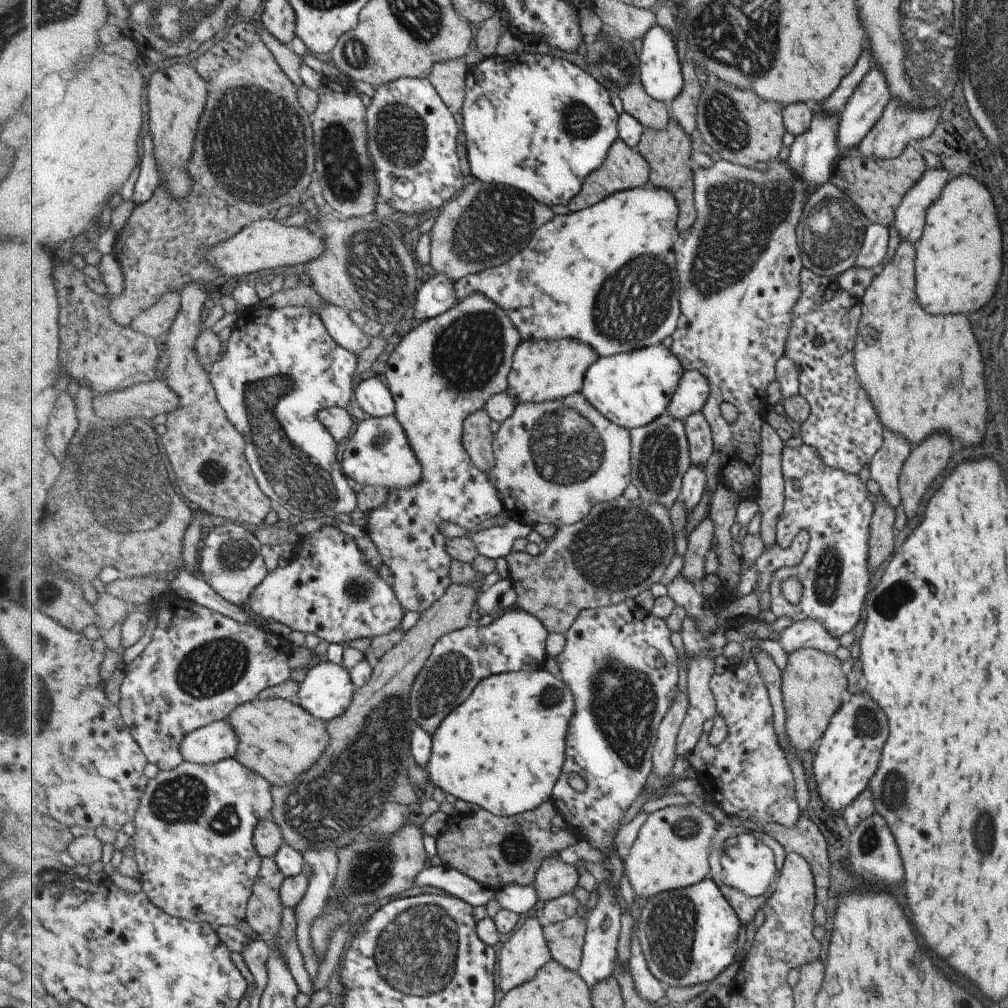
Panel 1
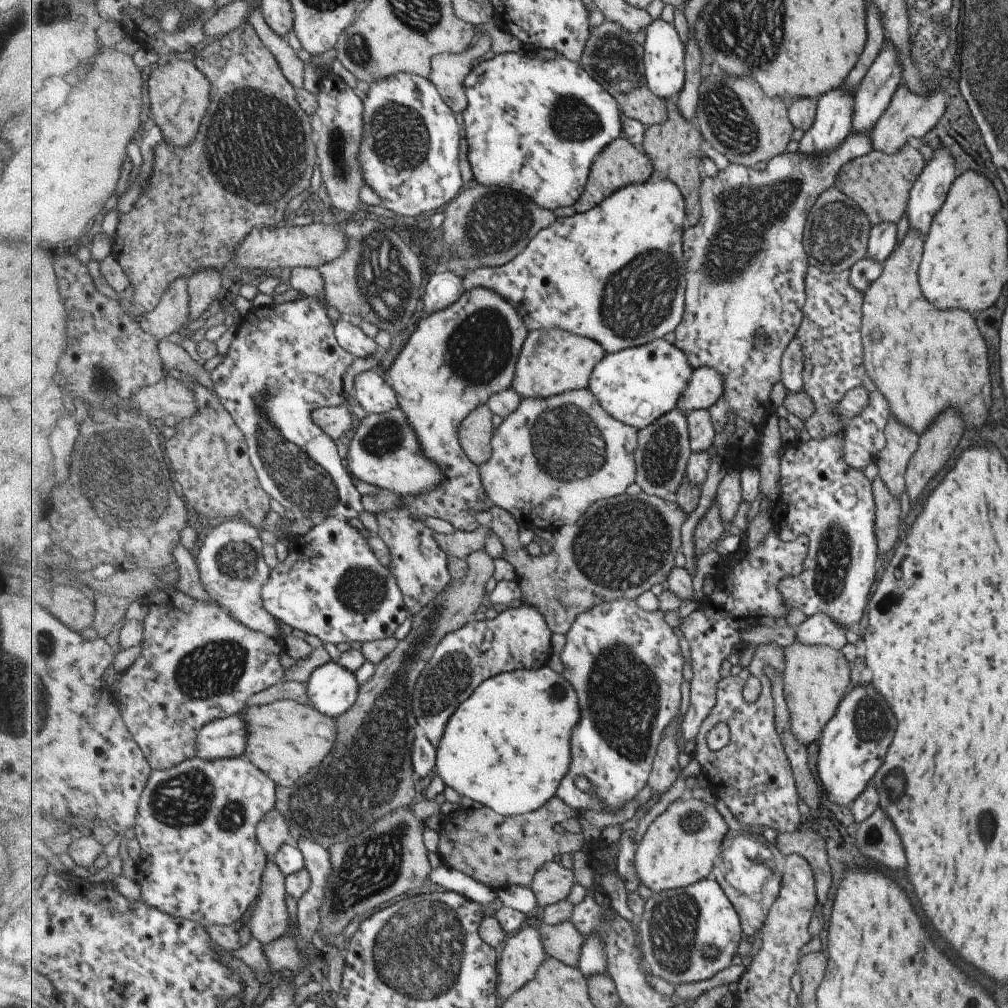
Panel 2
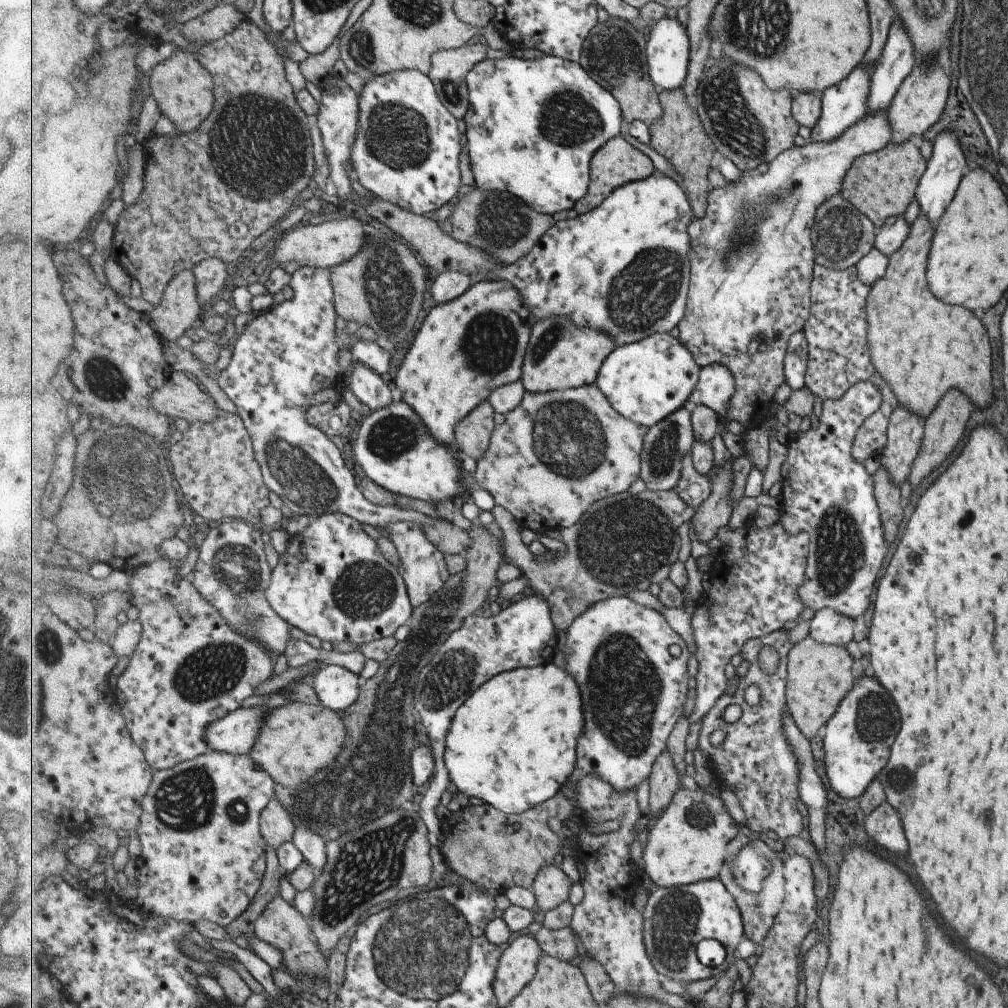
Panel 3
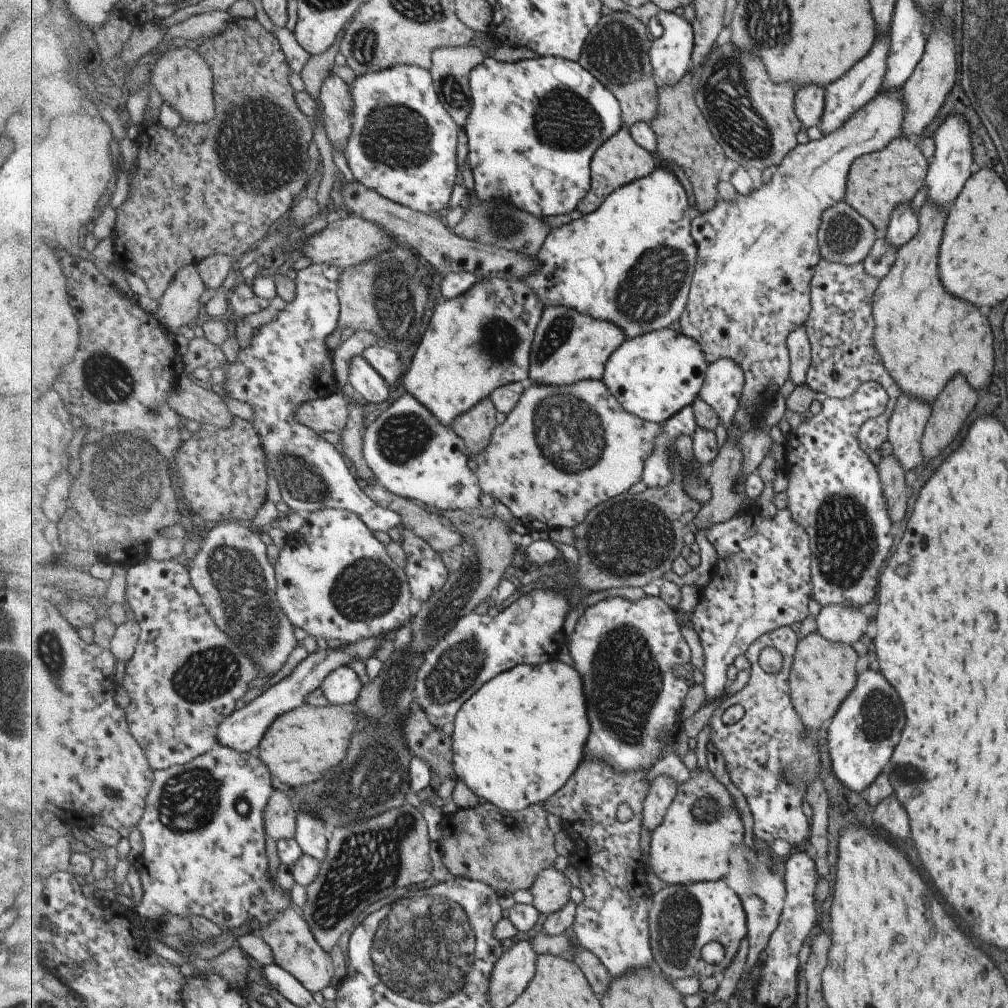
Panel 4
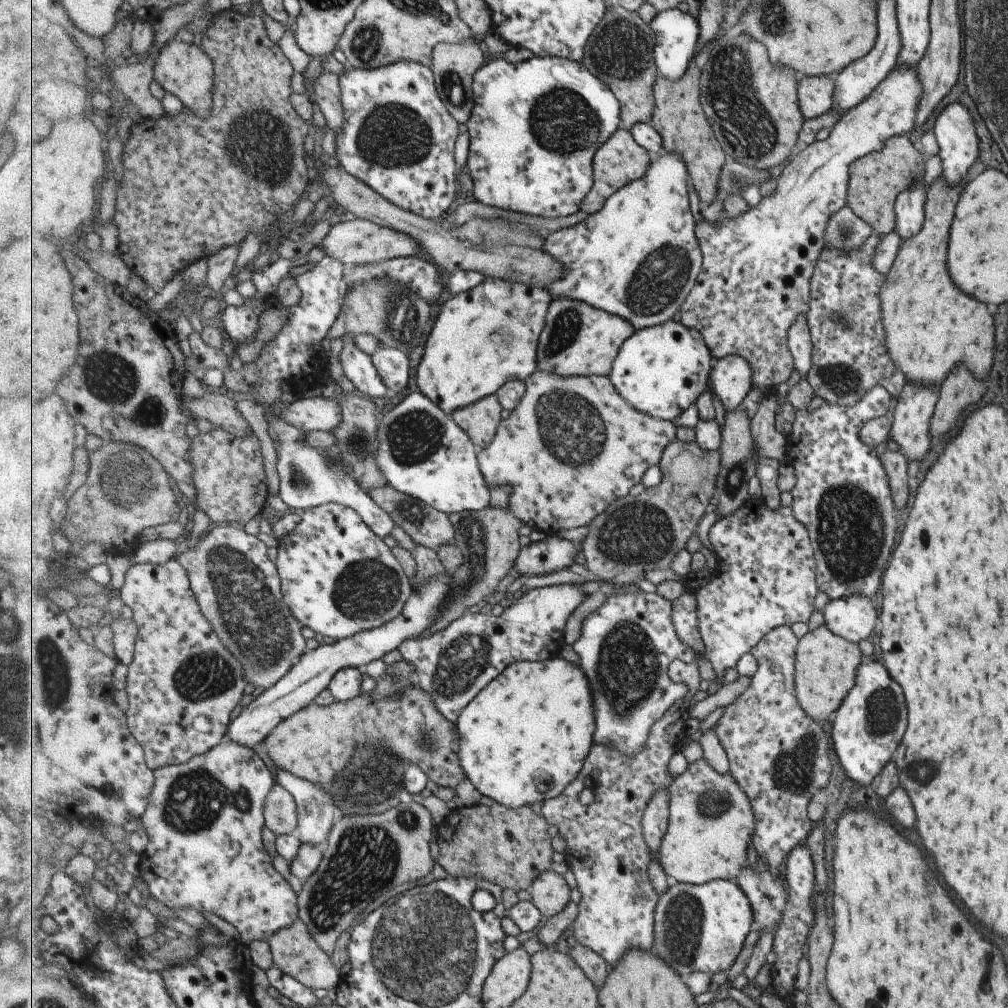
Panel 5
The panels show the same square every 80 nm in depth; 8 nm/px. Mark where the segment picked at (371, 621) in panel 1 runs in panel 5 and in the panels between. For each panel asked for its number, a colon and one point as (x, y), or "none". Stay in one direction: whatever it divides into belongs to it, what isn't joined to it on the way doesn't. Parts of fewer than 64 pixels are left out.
2: (332, 585)
3: (334, 582)
4: (336, 581)
5: (339, 578)

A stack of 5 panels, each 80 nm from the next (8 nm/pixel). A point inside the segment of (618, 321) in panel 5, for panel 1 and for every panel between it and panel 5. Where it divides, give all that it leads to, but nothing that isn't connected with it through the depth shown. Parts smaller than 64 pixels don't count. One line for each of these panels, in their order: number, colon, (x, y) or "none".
1: (543, 370)
2: (554, 361)
3: (561, 356)
4: (571, 346)

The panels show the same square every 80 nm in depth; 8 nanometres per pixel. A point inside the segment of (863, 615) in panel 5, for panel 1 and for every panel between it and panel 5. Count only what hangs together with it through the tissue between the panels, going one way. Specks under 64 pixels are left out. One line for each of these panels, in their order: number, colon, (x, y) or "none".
1: (806, 633)
2: (820, 629)
3: (828, 626)
4: (836, 622)

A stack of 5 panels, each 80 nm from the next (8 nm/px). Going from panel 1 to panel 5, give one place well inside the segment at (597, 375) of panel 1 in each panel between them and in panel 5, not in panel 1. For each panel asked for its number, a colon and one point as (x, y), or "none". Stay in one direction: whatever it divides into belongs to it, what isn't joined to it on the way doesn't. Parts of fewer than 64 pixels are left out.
2: (638, 385)
3: (647, 381)
4: (655, 375)
5: (663, 370)

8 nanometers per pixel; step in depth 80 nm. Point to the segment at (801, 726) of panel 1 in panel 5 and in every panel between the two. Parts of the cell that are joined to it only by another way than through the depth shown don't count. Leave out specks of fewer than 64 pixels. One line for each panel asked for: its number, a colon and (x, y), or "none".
2: (815, 677)
3: (819, 675)
4: (822, 673)
5: (825, 664)

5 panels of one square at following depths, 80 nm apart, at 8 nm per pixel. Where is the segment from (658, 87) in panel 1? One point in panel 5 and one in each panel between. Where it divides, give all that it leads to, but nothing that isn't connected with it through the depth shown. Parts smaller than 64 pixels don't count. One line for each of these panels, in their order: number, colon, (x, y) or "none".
2: (665, 55)
3: (668, 53)
4: (671, 53)
5: (677, 33)

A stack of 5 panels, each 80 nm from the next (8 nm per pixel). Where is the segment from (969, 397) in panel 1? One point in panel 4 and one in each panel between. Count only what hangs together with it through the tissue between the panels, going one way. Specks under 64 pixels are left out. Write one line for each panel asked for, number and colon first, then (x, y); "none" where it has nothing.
2: (921, 359)
3: (950, 346)
4: (924, 335)

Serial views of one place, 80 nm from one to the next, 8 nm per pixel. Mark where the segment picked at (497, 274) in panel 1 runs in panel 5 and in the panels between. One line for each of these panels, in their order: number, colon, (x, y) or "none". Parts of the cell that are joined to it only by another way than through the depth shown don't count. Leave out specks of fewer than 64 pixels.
2: (617, 273)
3: (625, 267)
4: (644, 230)
5: (639, 257)

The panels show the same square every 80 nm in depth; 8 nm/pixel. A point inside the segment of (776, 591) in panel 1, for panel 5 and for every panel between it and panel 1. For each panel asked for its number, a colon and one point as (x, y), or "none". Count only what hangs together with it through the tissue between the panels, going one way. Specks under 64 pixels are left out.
2: (822, 497)
3: (825, 493)
4: (834, 492)
5: (841, 495)

